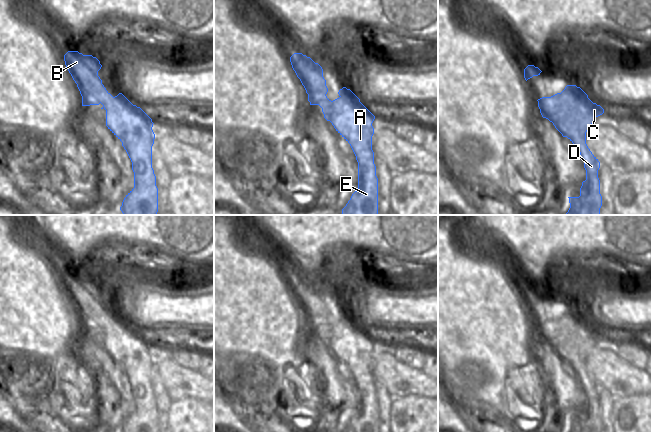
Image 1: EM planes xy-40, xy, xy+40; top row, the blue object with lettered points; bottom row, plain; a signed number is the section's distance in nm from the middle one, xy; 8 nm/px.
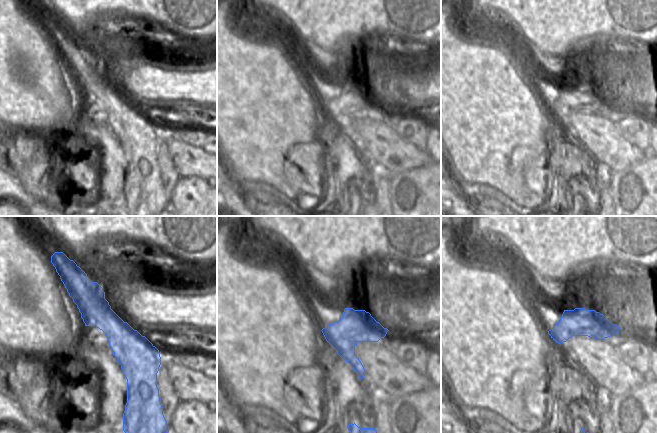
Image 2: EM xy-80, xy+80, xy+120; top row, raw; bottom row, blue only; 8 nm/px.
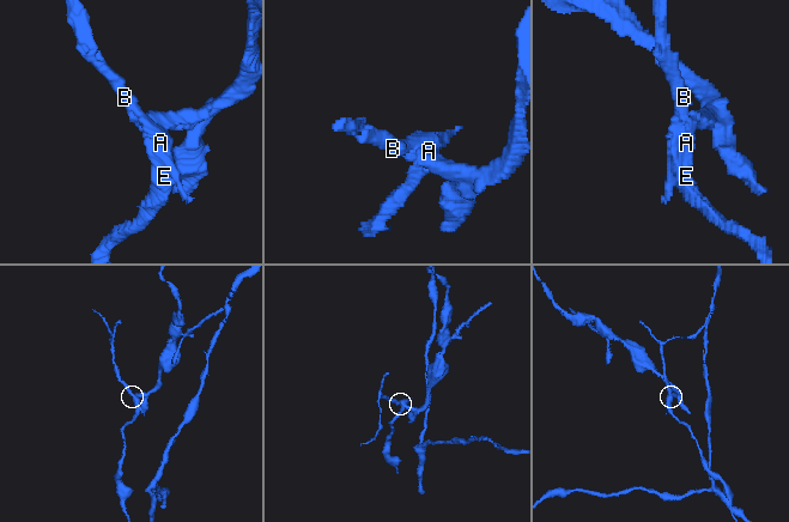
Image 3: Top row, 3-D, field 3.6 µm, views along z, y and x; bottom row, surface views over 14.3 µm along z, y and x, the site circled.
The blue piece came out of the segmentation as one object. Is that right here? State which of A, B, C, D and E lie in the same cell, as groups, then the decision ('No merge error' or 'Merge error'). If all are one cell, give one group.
Groups: A B D E / C. Merge error

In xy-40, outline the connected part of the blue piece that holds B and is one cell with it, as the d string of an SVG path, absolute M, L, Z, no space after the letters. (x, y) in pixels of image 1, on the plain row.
M68 275L64 279L65 289L77 308L82 323L95 323L106 334L106 350L122 366L134 396L134 412L126 419L120 432L158 432L158 412L152 392L152 370L155 358L152 343L136 329L133 329L122 317L113 321L102 308L98 295L102 289L92 279L83 279L78 275Z

